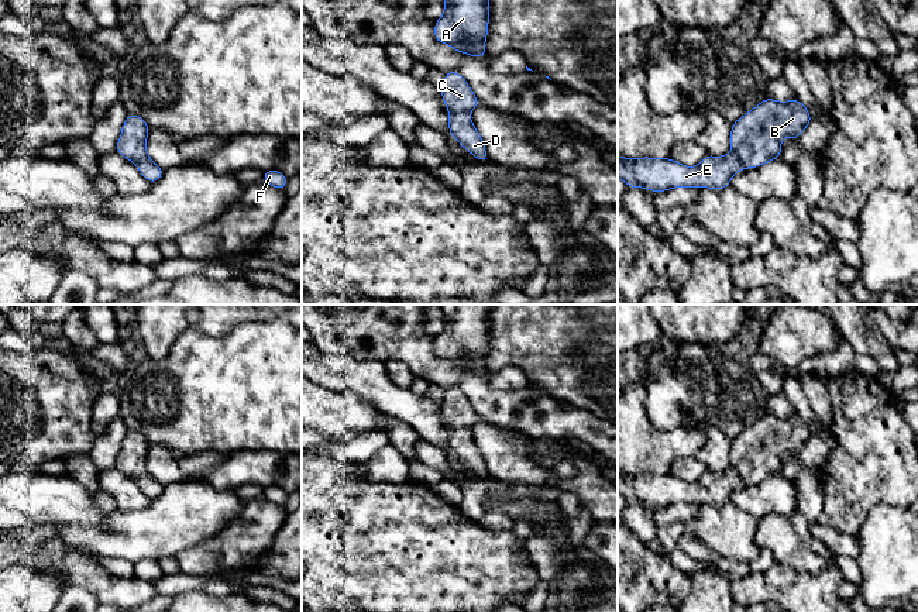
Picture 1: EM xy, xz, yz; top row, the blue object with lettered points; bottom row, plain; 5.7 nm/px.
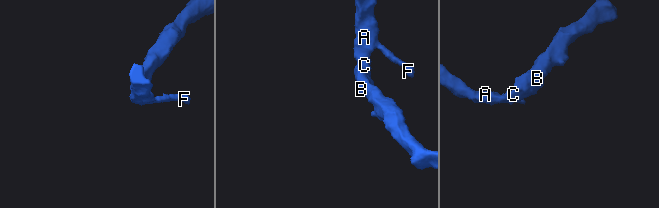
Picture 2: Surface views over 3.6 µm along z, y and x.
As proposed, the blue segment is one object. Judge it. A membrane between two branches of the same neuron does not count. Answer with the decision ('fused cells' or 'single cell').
single cell

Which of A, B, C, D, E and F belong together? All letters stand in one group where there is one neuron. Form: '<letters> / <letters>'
A B C D E F

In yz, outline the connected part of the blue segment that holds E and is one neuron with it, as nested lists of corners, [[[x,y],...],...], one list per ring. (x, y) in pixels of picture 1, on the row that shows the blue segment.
[[[766,97],[756,107],[732,123],[730,147],[732,152],[714,157],[706,154],[697,166],[685,166],[671,158],[626,158],[618,157],[618,178],[628,188],[643,188],[653,192],[666,192],[674,188],[708,188],[722,190],[730,185],[735,173],[746,168],[759,168],[770,161],[778,159],[781,149],[781,138],[790,137],[798,140],[801,133],[809,126],[812,117],[798,99],[778,102]]]

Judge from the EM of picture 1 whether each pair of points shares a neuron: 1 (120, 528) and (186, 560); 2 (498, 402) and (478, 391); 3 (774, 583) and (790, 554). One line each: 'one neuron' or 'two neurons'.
1: two neurons
2: one neuron
3: two neurons

